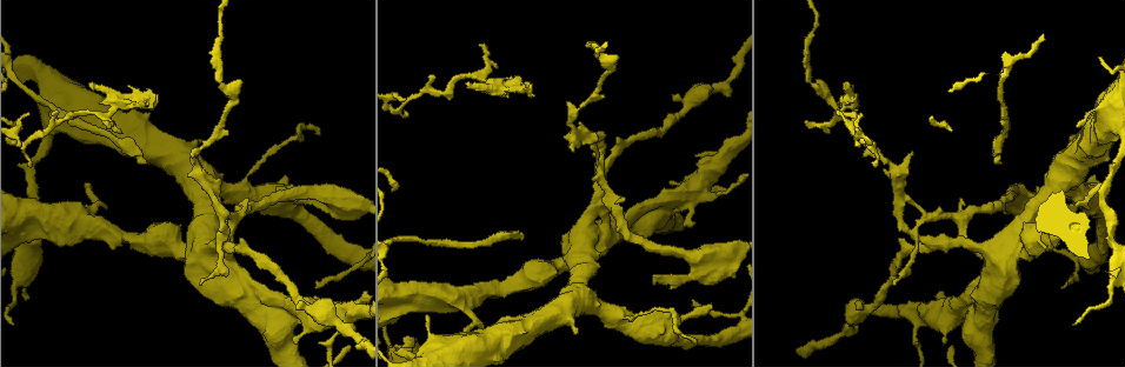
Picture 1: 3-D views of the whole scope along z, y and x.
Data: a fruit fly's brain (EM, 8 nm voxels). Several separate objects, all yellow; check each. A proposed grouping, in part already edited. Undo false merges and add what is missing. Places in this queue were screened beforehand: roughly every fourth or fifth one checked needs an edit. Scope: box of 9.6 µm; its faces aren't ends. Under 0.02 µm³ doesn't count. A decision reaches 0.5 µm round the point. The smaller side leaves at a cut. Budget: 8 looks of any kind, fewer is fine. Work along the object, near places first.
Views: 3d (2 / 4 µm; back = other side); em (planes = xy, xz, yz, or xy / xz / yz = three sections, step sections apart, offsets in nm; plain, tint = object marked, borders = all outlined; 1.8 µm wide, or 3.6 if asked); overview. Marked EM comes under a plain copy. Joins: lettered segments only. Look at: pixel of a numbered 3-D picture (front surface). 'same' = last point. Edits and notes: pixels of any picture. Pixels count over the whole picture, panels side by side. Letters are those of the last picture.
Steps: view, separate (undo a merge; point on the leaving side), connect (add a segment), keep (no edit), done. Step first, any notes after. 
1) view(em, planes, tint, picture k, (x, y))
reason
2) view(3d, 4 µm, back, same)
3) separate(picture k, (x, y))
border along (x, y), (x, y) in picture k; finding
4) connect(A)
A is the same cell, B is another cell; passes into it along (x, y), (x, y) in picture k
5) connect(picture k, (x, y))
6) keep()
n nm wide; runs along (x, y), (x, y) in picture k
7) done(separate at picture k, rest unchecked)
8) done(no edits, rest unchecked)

view(em, planes, borders, picture 1, (915, 231))
sudden change in width

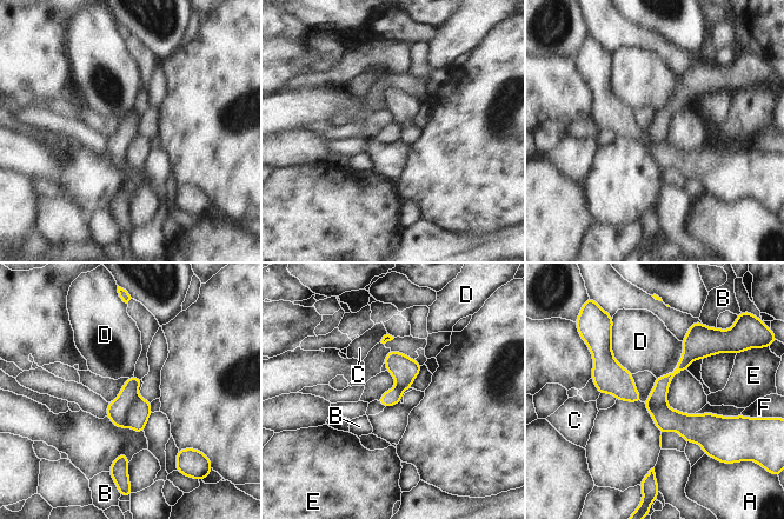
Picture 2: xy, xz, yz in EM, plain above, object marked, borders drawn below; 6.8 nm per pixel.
separate(picture 2, (118, 410))
A, B, C, D, E and F are other cells; two cells meet here

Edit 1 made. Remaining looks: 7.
view(em, planes, borders, picture 1, (523, 234))
long arm stops here

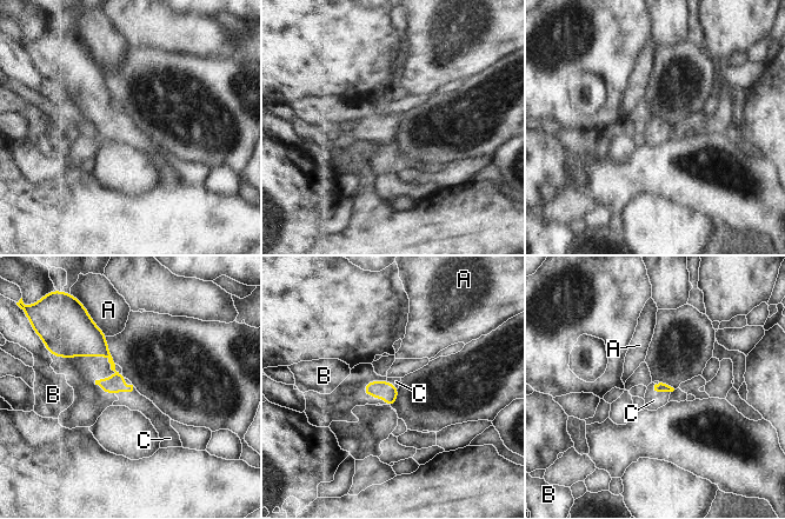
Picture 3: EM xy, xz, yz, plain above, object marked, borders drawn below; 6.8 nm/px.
connect(C)
C is the same cell, A and B are other cells; it goes on there

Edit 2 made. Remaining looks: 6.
done(separate at picture 2, connect at picture 3, rest unchecked)

